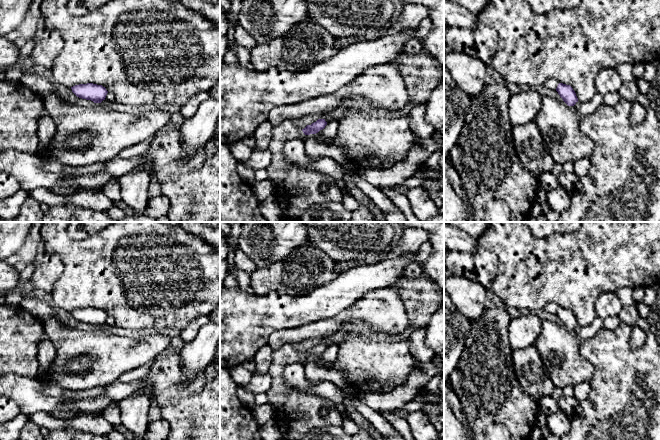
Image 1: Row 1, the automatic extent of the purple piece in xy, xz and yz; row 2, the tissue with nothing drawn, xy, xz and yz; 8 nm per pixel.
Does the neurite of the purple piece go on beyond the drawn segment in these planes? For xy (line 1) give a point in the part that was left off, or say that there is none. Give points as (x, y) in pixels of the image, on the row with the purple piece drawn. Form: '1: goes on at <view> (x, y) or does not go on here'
1: does not go on here

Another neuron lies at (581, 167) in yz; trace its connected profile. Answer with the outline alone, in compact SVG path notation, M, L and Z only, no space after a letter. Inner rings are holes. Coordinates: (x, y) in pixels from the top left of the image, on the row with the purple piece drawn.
M582 158L574 163L574 173L579 177L584 177L590 169L589 158Z

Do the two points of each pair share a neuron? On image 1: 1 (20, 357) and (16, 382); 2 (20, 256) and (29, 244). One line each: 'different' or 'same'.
1: different
2: same

